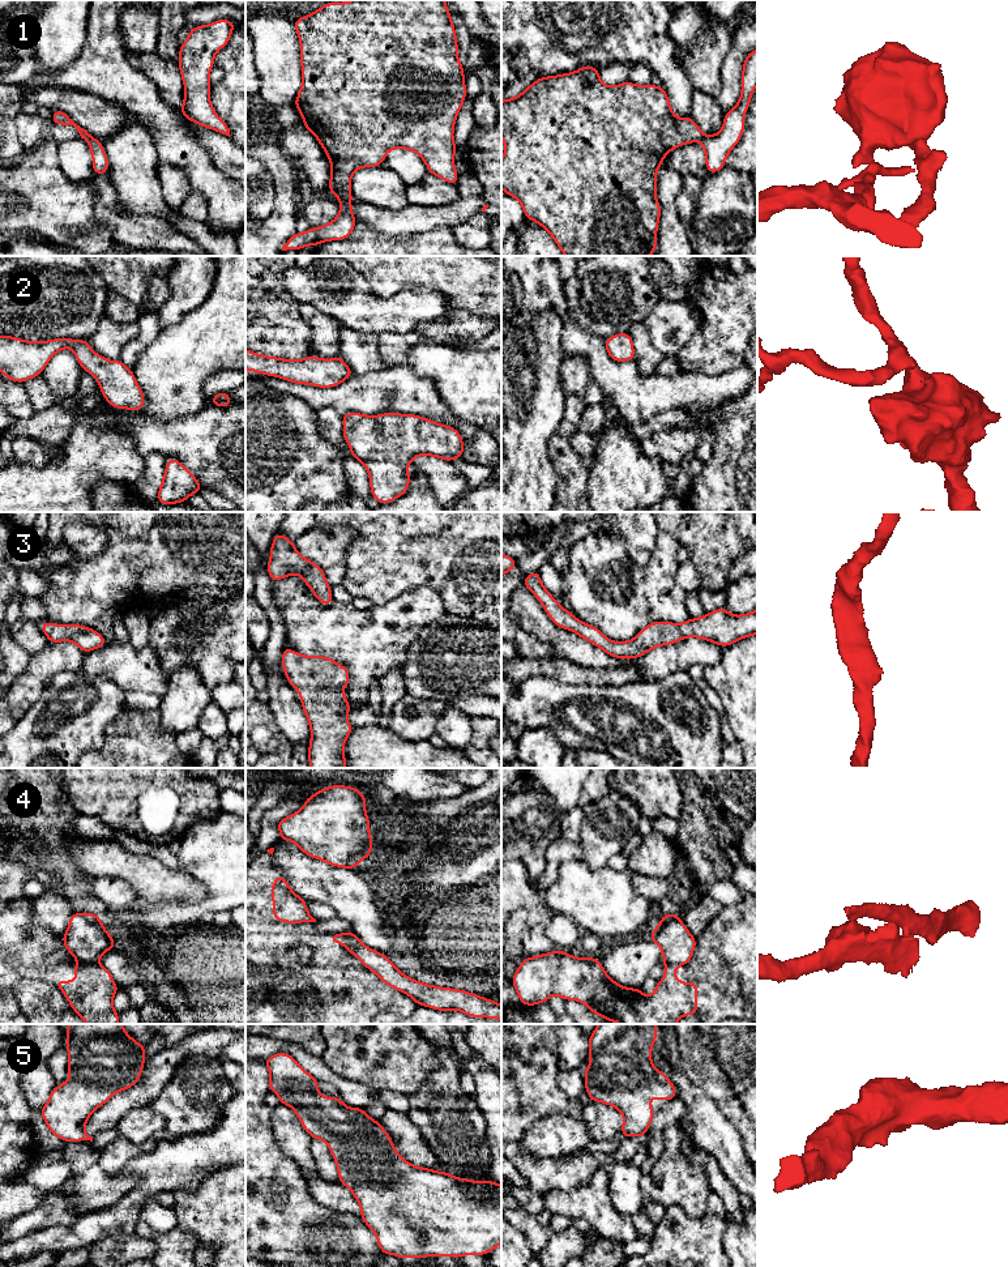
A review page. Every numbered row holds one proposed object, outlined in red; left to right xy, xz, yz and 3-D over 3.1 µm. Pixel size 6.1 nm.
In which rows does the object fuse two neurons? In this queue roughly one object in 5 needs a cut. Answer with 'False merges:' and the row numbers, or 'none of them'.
False merges: 1, 4

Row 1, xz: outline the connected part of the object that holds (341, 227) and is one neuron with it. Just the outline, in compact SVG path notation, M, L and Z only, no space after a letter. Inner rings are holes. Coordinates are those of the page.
M345 200L339 204L338 216L329 223L320 227L311 227L306 233L295 233L282 247L282 251L299 251L307 246L319 246L324 242L343 240L350 236L356 221L354 218L351 201Z

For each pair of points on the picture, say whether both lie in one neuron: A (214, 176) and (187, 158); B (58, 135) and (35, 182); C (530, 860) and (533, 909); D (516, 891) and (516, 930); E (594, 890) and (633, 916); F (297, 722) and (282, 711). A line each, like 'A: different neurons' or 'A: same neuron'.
A: same neuron
B: different neurons
C: different neurons
D: different neurons
E: same neuron
F: same neuron

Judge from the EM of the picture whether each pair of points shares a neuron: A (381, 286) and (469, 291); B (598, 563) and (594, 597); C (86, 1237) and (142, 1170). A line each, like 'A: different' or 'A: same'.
A: same
B: same
C: same

